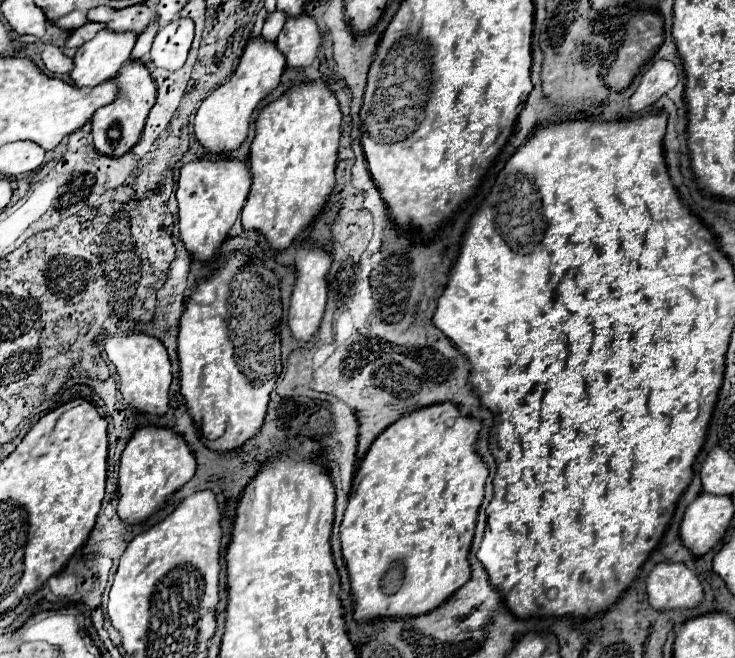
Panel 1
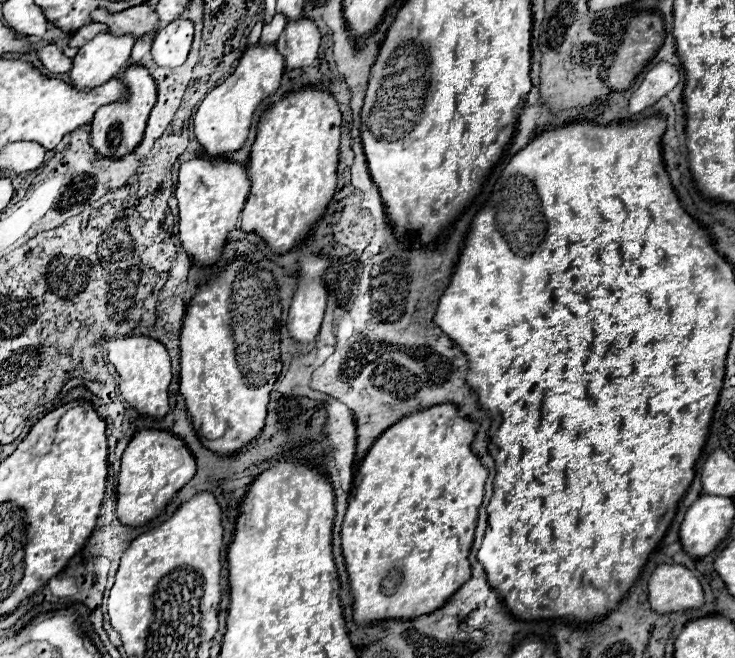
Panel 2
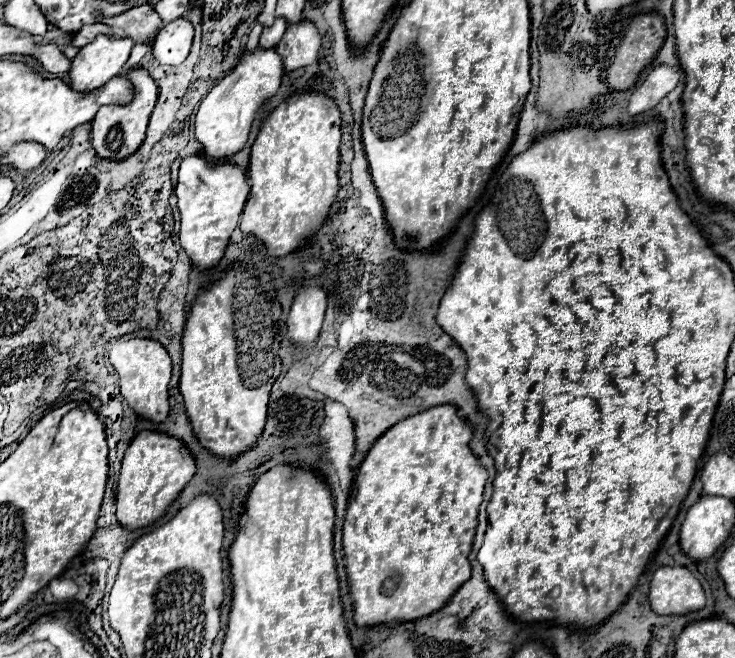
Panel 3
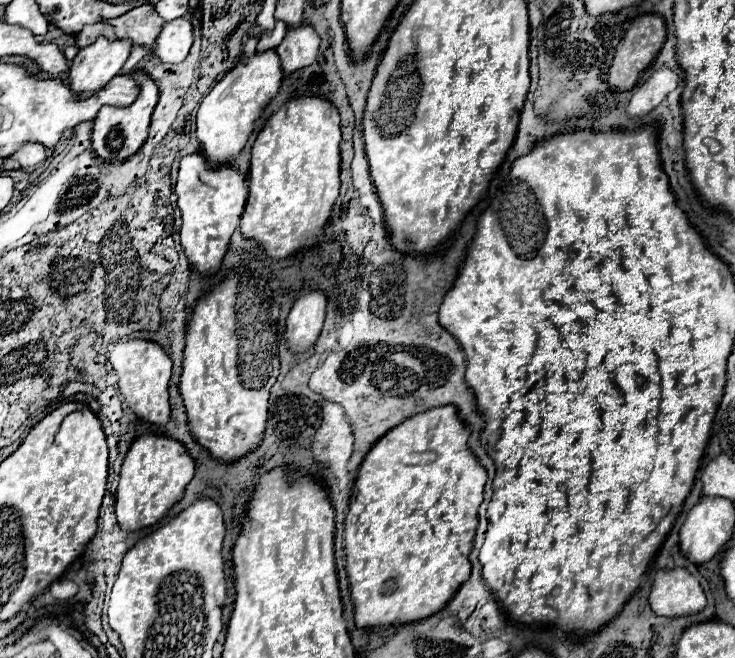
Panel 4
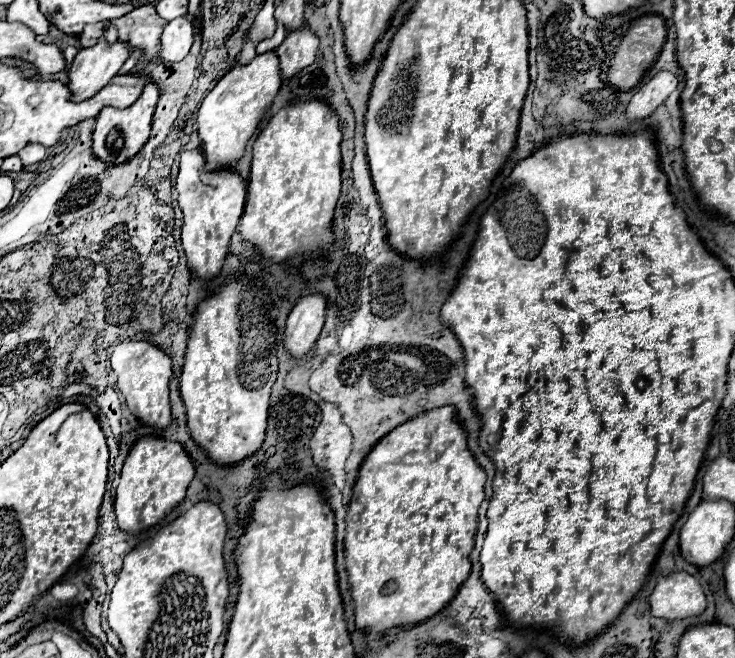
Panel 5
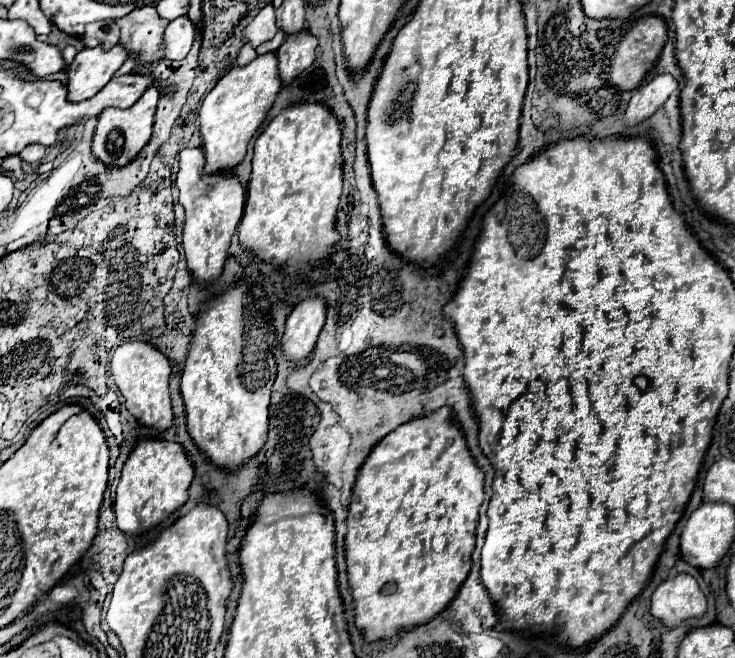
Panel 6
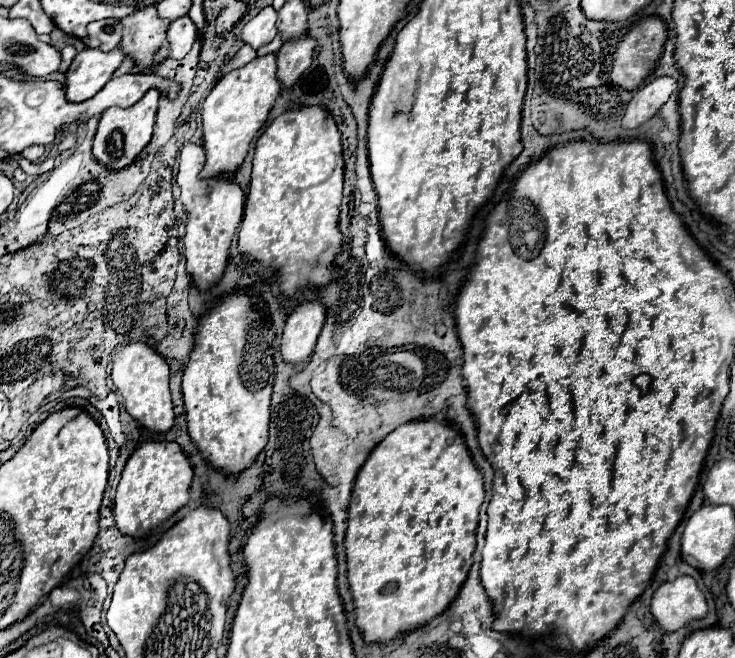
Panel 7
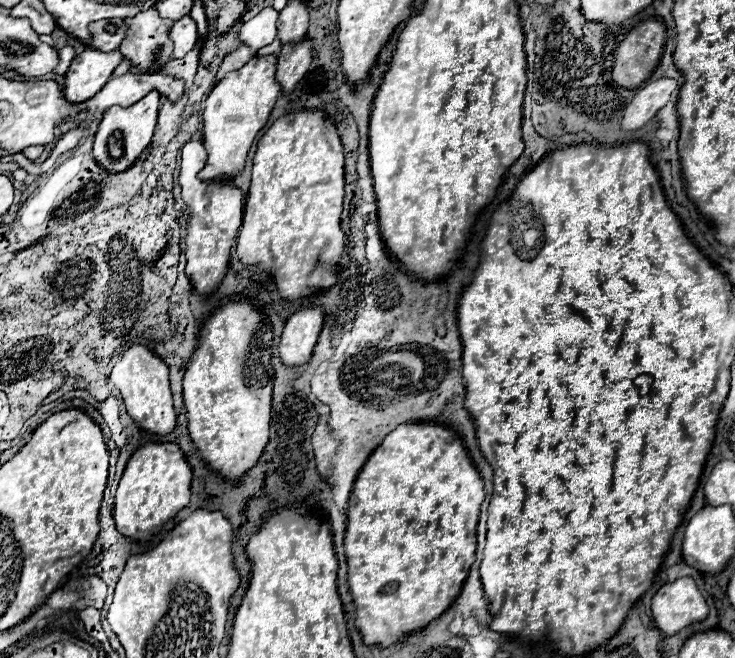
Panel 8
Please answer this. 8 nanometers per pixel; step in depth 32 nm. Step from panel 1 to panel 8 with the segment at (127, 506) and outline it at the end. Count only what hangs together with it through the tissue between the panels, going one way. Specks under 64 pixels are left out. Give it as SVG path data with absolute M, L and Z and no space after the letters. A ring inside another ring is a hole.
M144 444L126 464L114 498L114 522L124 536L148 542L160 526L190 502L192 468L176 444Z

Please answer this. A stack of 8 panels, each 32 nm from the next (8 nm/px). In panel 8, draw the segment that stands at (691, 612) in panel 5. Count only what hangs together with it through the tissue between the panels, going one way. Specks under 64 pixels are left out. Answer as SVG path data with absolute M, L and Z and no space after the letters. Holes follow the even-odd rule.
M686 576L670 584L664 584L652 598L652 614L656 626L664 636L672 636L692 622L700 622L708 616L708 604L696 582Z

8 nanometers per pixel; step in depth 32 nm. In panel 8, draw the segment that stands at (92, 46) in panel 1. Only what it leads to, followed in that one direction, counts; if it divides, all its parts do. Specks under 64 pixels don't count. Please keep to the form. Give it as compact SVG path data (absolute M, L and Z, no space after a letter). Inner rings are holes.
M84 50L78 54L70 70L66 72L66 86L64 94L68 102L86 102L96 92L102 90L102 86L110 80L116 66L124 60L124 56L114 52L100 52L100 50Z

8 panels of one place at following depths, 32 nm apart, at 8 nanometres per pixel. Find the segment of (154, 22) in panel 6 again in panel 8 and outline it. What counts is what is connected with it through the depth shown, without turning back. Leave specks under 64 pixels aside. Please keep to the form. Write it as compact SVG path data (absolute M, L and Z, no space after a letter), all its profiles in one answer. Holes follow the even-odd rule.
M154 8L126 18L126 38L120 52L142 70L158 70L172 60L172 40L168 38L172 20L160 18Z

